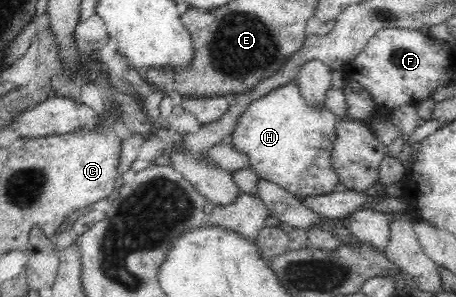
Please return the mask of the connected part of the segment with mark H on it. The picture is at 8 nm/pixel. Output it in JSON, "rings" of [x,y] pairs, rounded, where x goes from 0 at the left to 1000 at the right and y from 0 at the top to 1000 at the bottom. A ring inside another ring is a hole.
{"rings":[[[634,279],[553,343],[531,391],[524,391],[504,471],[513,505],[544,525],[542,559],[566,589],[566,606],[603,616],[662,677],[675,660],[706,660],[739,643],[748,616],[728,559],[739,394],[715,357],[711,367],[680,367],[656,303],[649,283]]]}

